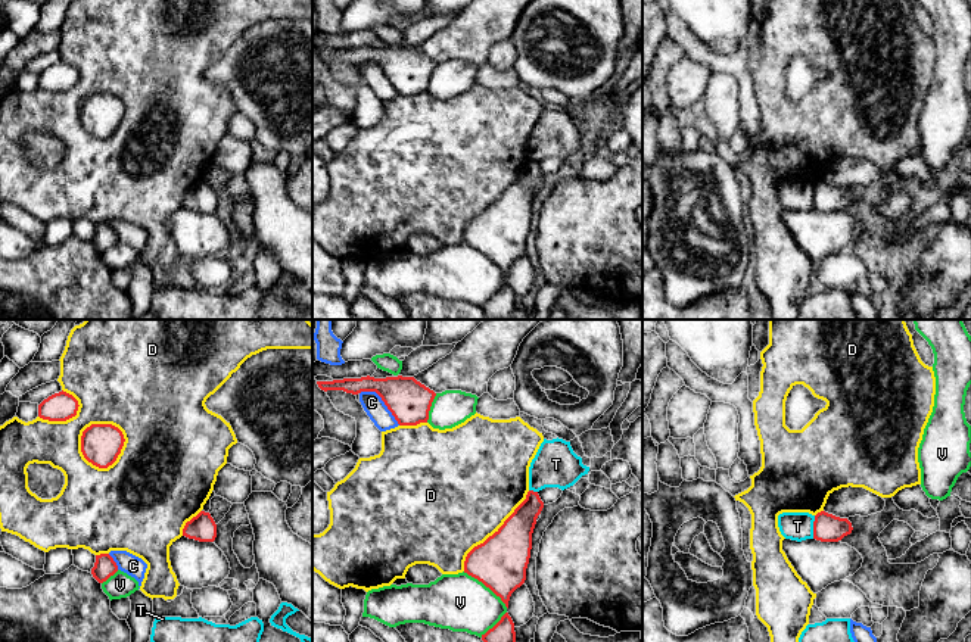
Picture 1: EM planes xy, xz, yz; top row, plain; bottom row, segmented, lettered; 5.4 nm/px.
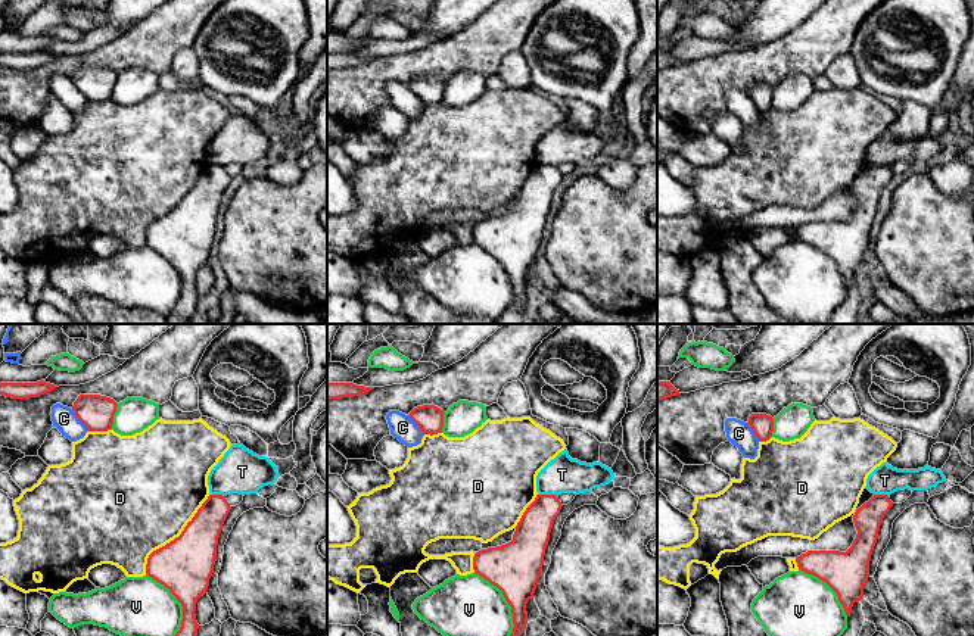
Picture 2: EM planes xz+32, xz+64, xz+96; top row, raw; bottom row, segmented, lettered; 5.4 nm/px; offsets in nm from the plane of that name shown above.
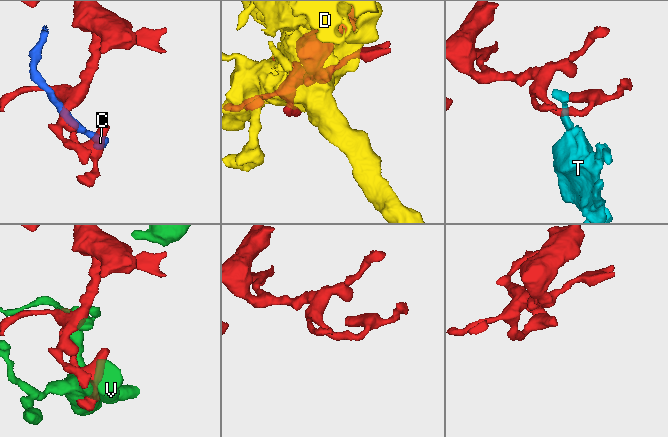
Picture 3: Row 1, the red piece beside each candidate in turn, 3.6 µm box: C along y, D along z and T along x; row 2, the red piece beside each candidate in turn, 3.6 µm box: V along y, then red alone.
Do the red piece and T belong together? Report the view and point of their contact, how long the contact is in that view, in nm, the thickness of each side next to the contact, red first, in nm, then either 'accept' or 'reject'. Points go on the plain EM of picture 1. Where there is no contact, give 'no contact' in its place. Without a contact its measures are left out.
yz (814, 198) | 130 nm | 160/160 nm | reject

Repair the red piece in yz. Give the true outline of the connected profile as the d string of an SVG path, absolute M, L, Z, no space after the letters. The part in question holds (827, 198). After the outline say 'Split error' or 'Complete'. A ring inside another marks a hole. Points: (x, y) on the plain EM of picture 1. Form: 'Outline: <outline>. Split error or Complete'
Outline: M825 181L815 186L813 209L821 212L838 212L853 200L847 188L840 188Z. Complete

